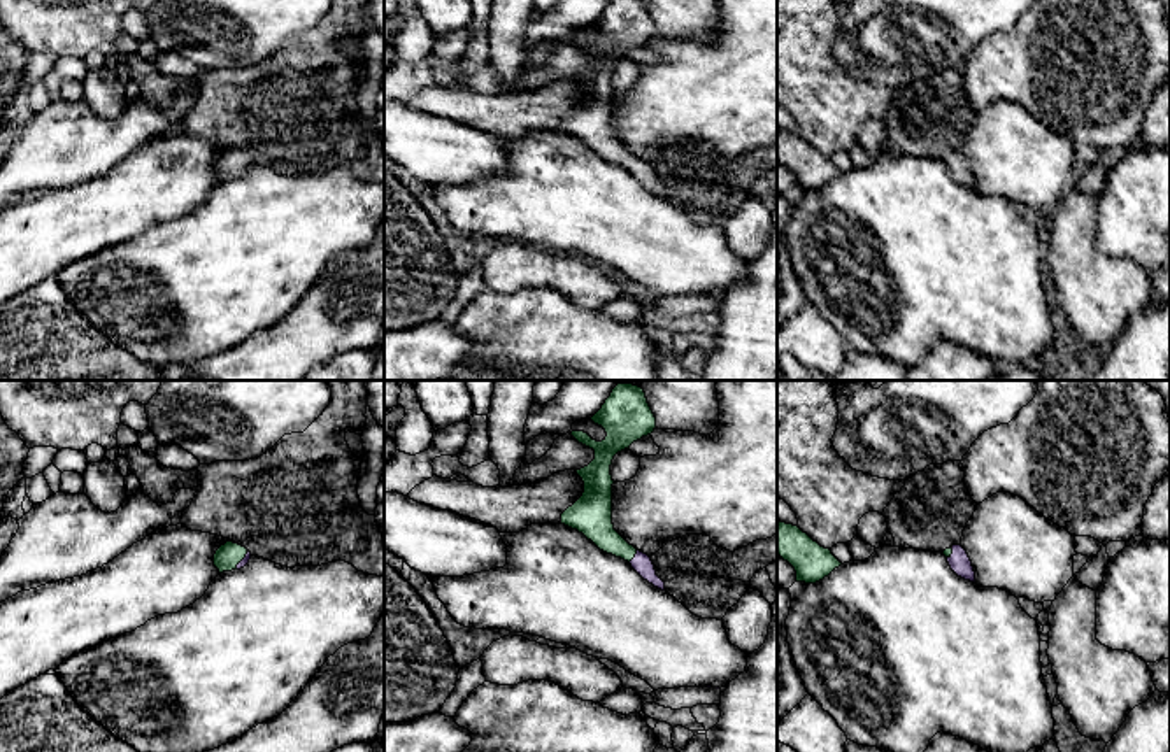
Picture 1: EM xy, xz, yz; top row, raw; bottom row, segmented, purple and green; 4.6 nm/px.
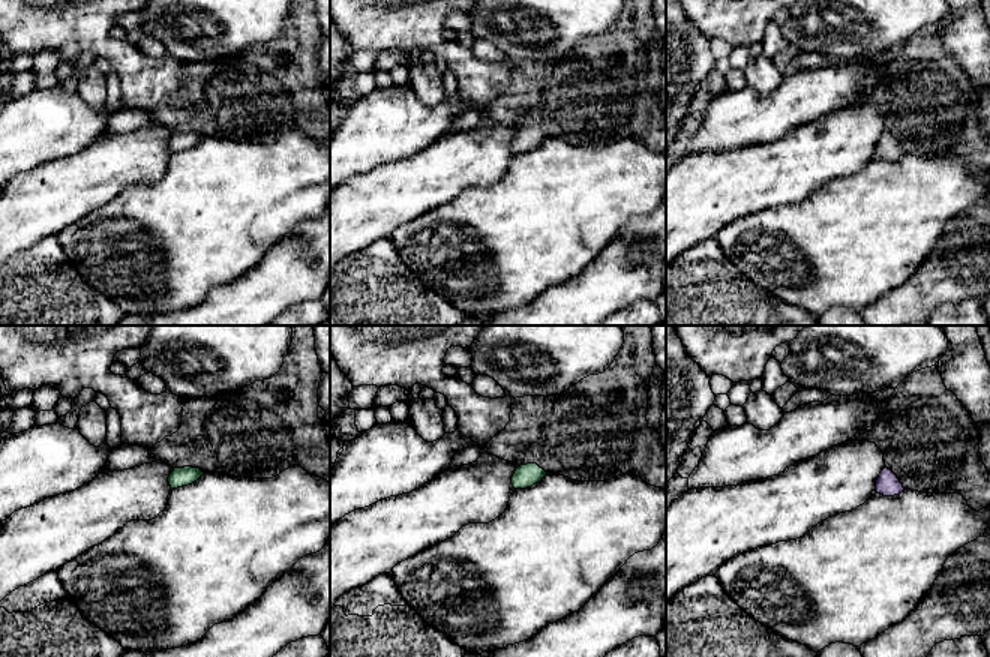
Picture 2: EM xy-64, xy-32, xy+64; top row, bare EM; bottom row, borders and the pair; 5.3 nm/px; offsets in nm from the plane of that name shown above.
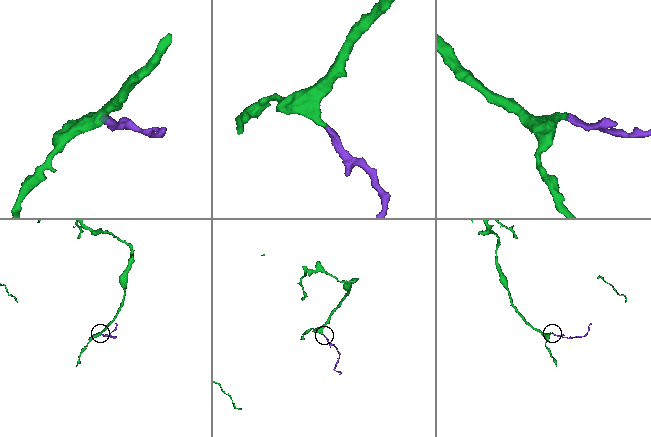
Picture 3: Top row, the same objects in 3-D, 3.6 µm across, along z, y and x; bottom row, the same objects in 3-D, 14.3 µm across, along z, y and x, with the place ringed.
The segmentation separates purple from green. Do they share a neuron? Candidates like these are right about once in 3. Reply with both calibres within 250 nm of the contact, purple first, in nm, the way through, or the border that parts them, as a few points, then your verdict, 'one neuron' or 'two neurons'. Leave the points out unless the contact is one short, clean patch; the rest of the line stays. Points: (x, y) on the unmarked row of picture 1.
90 nm thick on the purple side, 160 nm on the other; runs through xz (641, 170), (635, 163), (621, 156), (595, 127); one neuron

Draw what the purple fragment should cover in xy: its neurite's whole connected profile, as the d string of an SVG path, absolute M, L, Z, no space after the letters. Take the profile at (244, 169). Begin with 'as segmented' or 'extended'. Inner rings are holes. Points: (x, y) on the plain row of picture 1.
extended; M226 149L216 158L212 168L219 181L223 181L244 175L249 170L249 167L251 160L246 154L233 149Z

